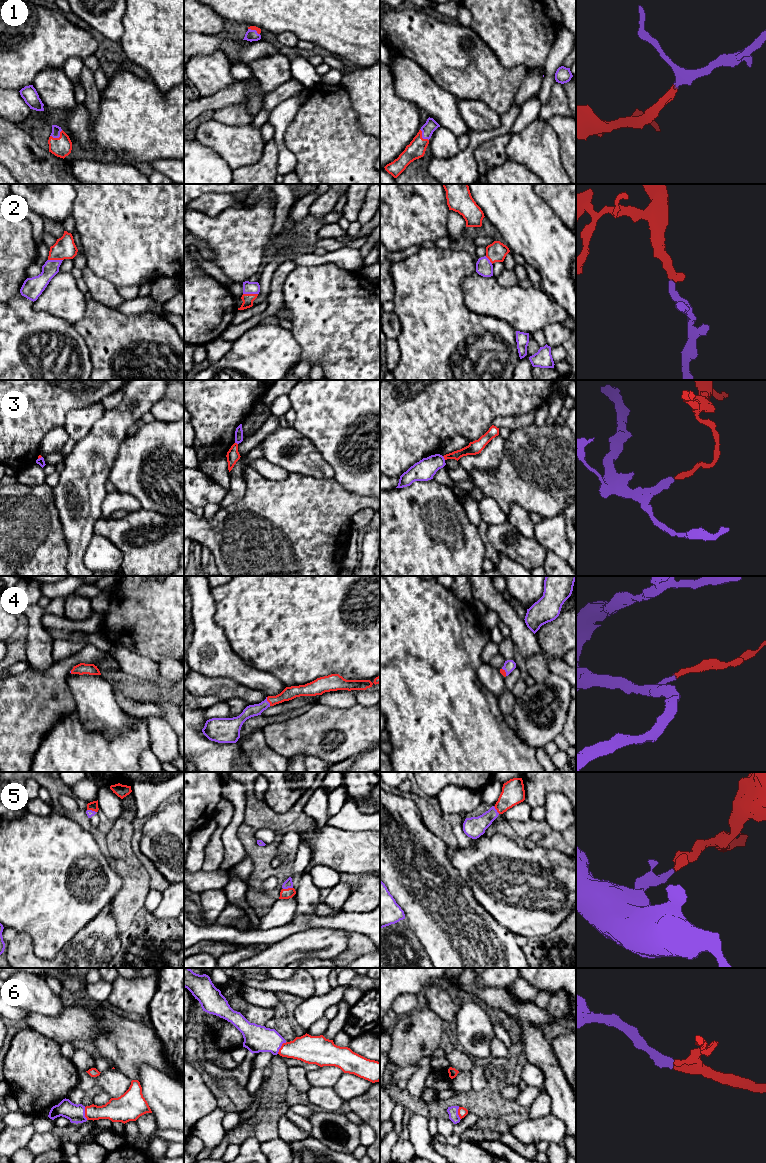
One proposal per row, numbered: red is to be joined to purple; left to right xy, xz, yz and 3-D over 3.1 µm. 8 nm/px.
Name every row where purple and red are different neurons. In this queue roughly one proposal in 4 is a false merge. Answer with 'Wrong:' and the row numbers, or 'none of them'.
Wrong: 3

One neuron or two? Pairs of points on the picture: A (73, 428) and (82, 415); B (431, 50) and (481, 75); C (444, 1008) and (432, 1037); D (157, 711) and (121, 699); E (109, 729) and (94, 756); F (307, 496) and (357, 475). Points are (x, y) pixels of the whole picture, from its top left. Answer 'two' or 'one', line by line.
A: one
B: one
C: two
D: one
E: two
F: two

